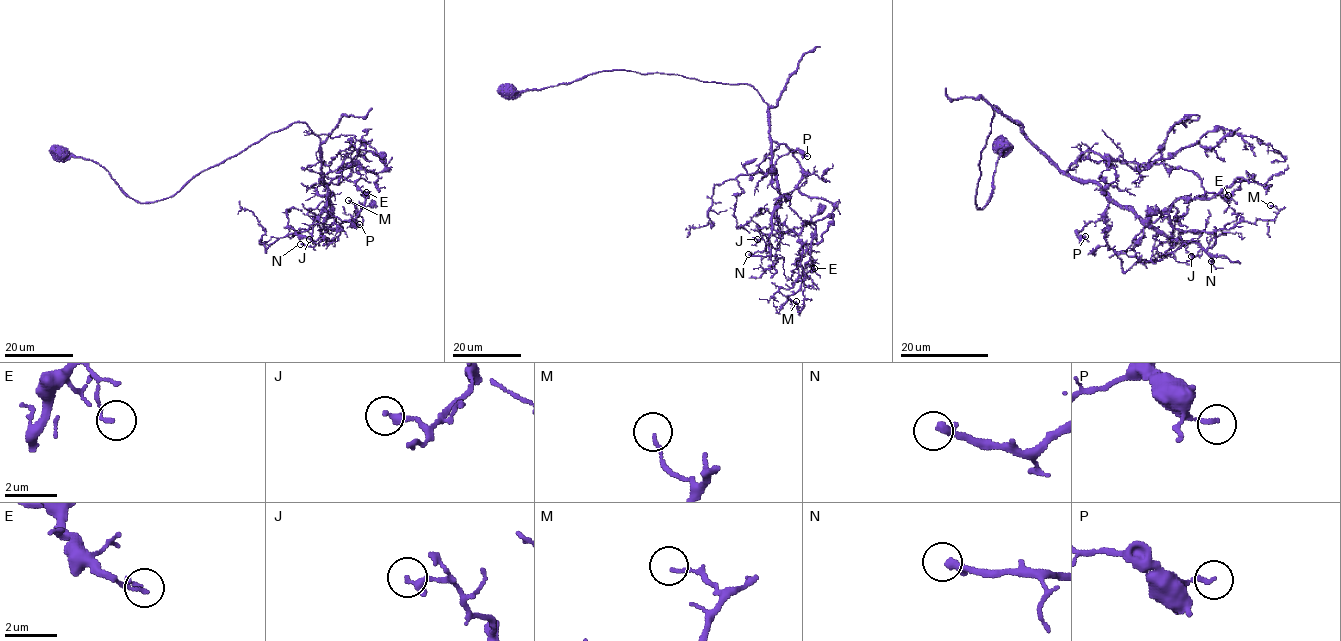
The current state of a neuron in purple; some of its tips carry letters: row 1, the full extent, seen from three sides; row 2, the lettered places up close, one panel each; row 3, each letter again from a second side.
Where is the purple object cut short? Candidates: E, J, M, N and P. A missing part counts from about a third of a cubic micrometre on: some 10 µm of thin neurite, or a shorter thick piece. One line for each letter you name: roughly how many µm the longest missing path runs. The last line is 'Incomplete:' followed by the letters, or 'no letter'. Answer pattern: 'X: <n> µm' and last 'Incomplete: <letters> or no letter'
N: 20 µm
Incomplete: N

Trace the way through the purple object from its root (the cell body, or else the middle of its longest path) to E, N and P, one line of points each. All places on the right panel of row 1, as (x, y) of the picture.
E: (1002, 148), (980, 208), (993, 106), (1061, 170), (1179, 240), (1184, 233), (1169, 217), (1174, 202), (1228, 195)
N: (1002, 148), (989, 201), (978, 207), (997, 106), (1061, 170), (1096, 183), (1167, 235), (1197, 243), (1211, 261)
P: (1002, 148), (989, 201), (976, 205), (997, 106), (1061, 170), (1100, 187), (1109, 206), (1078, 232), (1085, 236)

